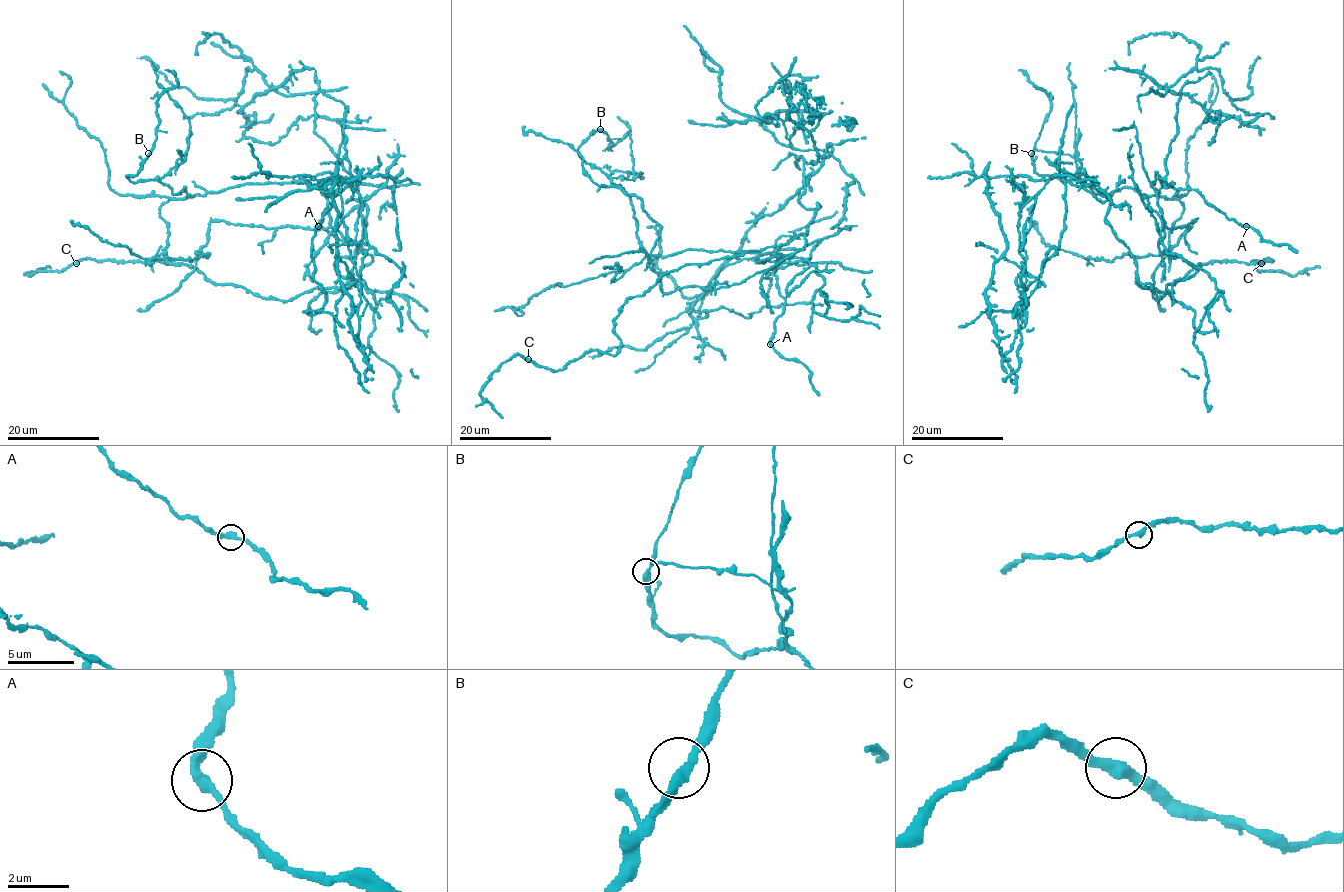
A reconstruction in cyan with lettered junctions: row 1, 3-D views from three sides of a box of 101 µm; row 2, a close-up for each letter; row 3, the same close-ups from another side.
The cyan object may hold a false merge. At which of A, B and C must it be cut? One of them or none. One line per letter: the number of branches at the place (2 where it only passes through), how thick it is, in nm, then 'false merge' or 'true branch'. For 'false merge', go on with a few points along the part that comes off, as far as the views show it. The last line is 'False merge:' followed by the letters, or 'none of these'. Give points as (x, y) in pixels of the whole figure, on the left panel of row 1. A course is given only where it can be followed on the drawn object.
A: 2 branches meet; 320 nm thick; true branch
B: 2 branches meet; 320 nm thick; true branch
C: 2 branches meet; 320 nm thick; true branch
False merge: none of these

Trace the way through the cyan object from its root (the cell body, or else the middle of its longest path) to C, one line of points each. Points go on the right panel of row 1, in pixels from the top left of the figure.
C: (1142, 287), (1149, 287), (1158, 300), (1168, 284), (1175, 284), (1199, 263), (1273, 260), (1261, 263)

